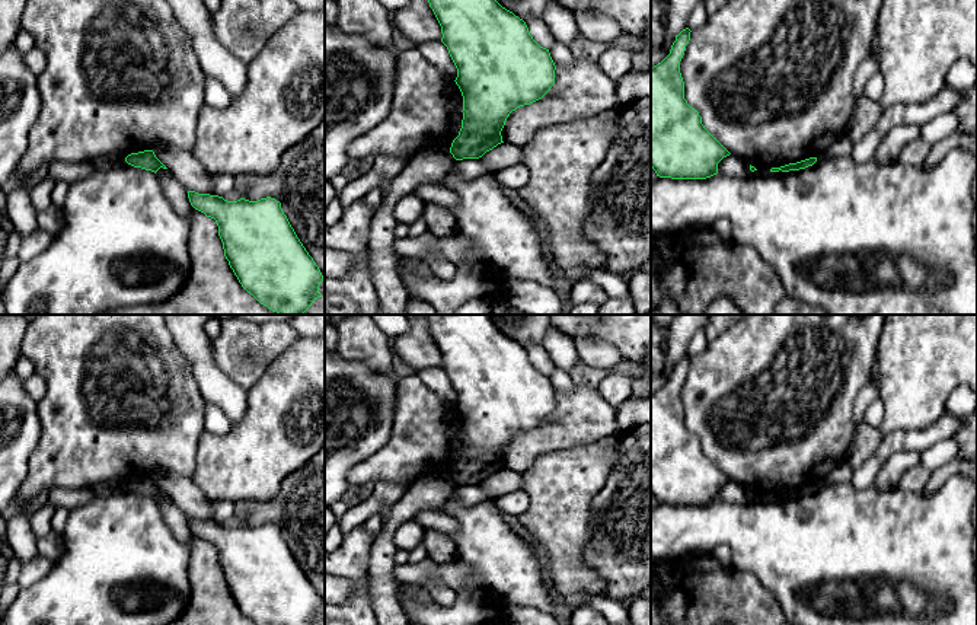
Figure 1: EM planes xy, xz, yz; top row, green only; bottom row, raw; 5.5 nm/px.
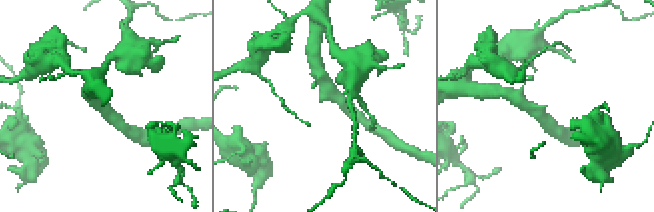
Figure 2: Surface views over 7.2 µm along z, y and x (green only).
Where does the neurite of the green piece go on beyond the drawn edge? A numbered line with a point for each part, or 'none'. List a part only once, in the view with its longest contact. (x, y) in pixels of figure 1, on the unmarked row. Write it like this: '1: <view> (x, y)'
none

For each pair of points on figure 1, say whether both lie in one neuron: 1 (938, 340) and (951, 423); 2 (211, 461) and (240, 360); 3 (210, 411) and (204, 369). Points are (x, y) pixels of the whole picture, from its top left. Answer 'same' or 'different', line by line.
1: different
2: different
3: different

